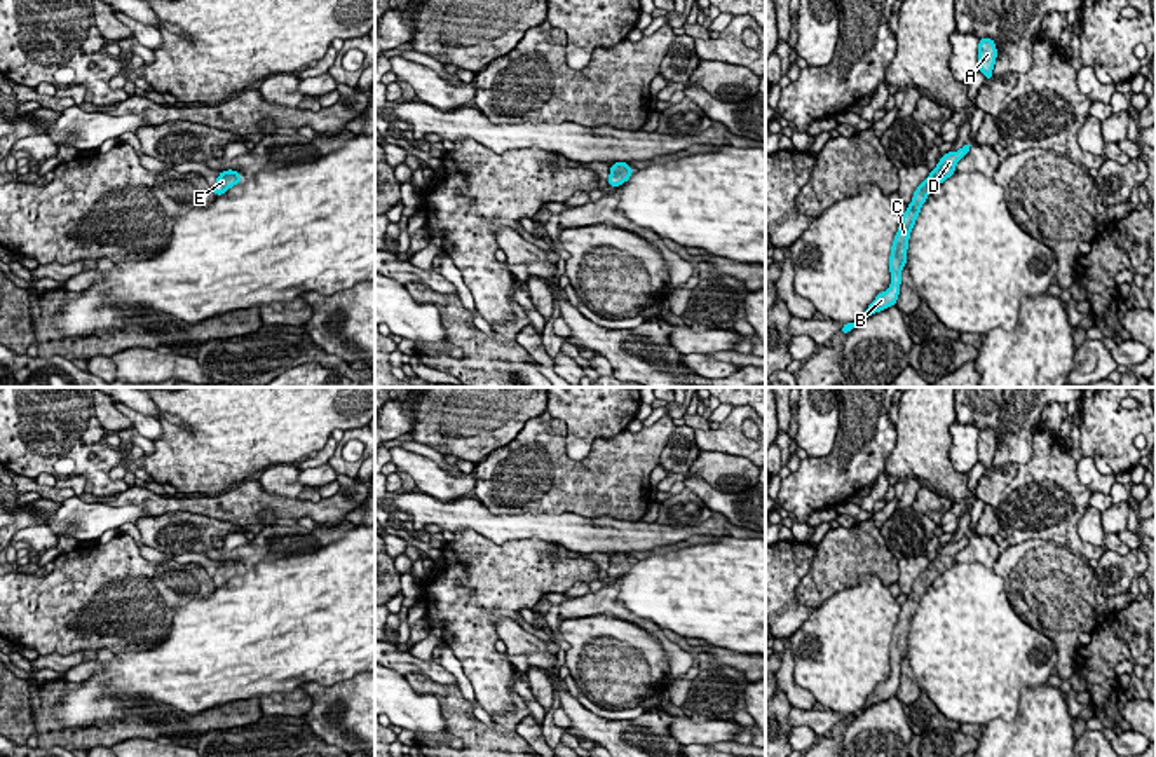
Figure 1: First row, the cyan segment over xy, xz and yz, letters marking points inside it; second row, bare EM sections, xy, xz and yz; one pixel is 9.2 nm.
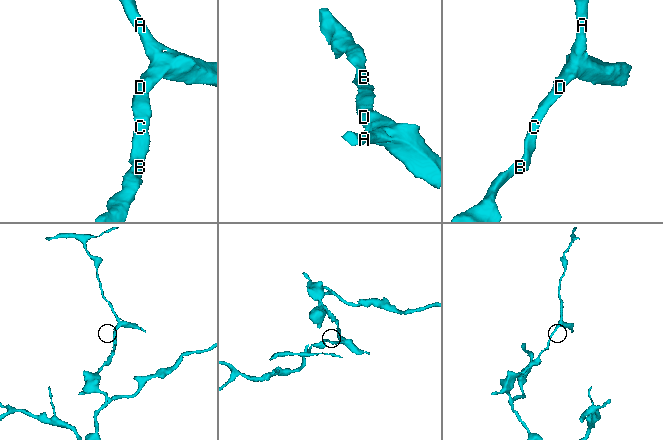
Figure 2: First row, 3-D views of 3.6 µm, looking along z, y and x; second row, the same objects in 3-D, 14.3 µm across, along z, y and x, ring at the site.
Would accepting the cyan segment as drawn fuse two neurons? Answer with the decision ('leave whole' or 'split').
leave whole

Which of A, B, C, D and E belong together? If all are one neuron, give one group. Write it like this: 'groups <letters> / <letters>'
groups A B C D E

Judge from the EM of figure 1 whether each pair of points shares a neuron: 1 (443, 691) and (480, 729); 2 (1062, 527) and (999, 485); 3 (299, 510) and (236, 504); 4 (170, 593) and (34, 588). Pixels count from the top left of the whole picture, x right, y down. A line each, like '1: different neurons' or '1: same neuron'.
1: same neuron
2: same neuron
3: same neuron
4: same neuron

